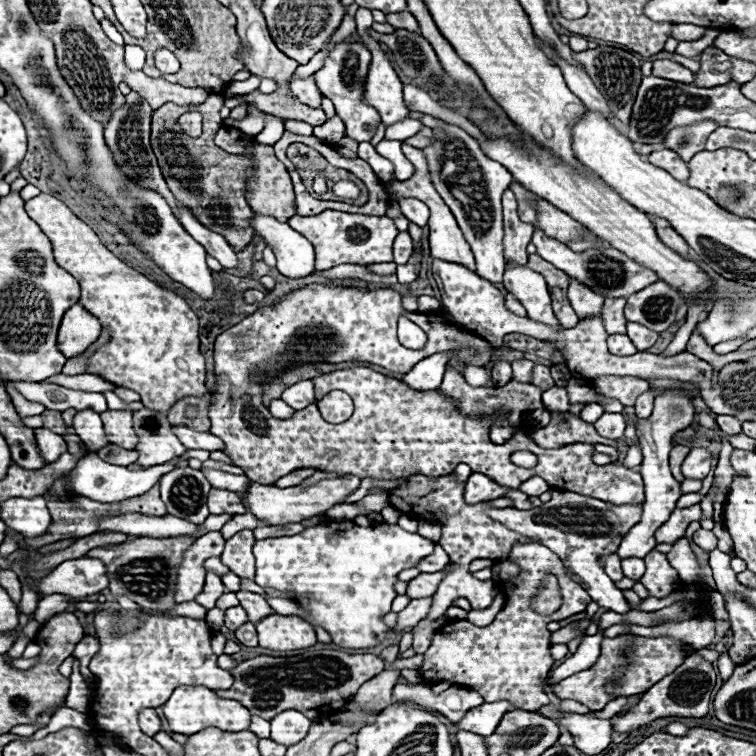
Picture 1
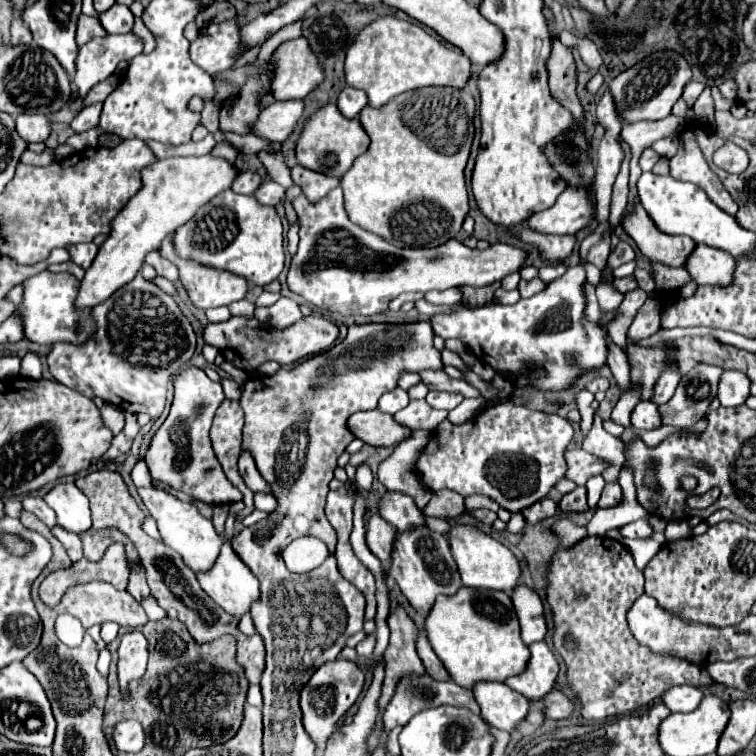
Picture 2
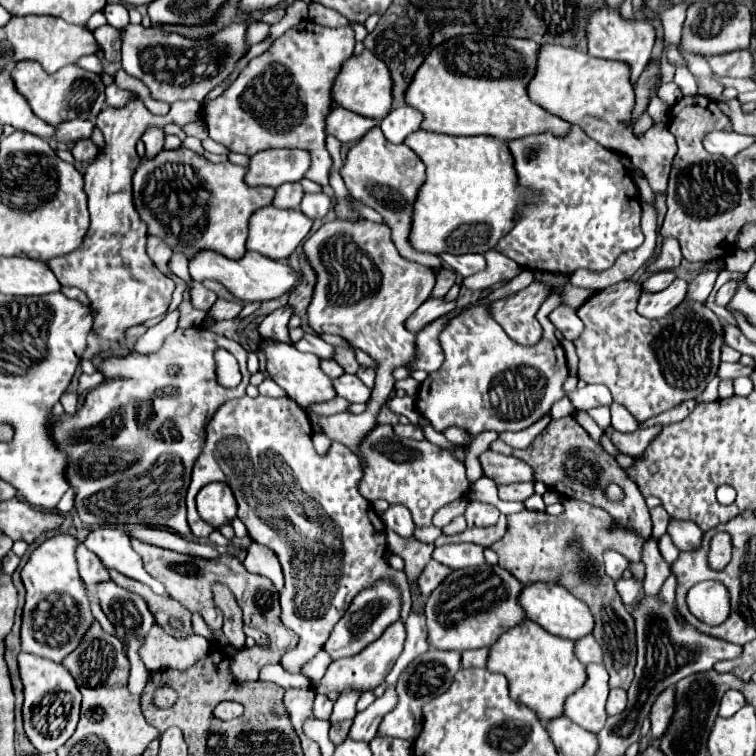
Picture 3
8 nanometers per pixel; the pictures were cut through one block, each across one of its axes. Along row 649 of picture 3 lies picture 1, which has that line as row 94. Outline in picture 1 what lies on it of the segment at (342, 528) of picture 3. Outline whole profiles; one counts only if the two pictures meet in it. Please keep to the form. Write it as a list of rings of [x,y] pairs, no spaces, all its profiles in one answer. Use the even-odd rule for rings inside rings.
[[[314,76],[294,78],[290,82],[290,90],[302,104],[306,104],[310,108],[322,108],[322,94],[314,82]]]

